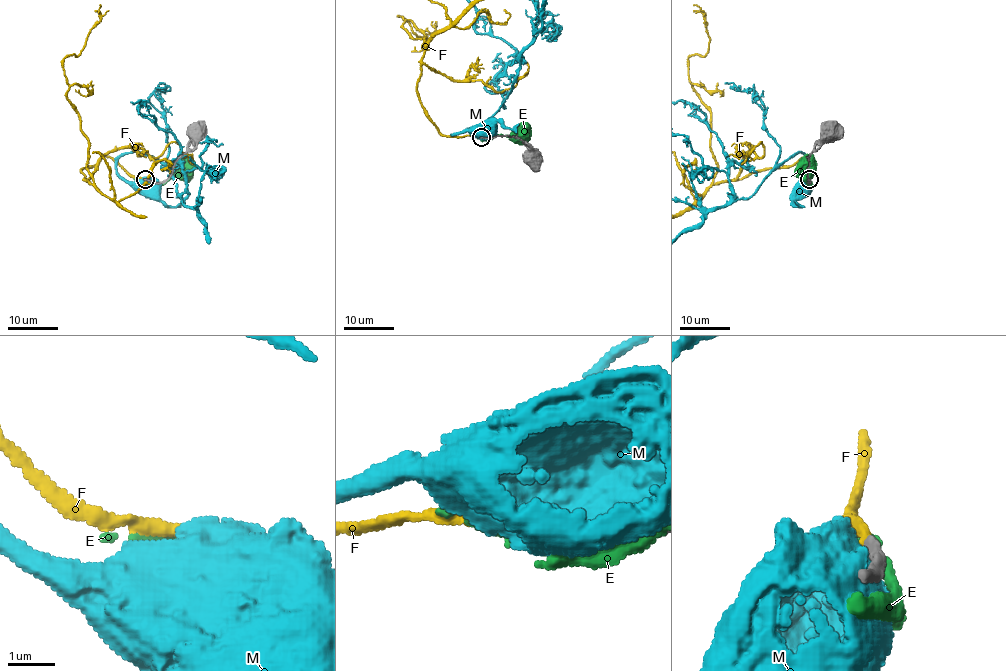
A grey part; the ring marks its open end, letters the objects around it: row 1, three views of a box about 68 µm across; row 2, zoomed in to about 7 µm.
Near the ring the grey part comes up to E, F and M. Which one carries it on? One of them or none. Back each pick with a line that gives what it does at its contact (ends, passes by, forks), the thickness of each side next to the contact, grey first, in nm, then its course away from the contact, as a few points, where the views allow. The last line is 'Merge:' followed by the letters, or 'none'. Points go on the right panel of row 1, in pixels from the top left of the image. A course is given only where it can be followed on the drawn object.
F: It ends there. Thickness 240 nm (grey) against 200 nm
Merge: F

